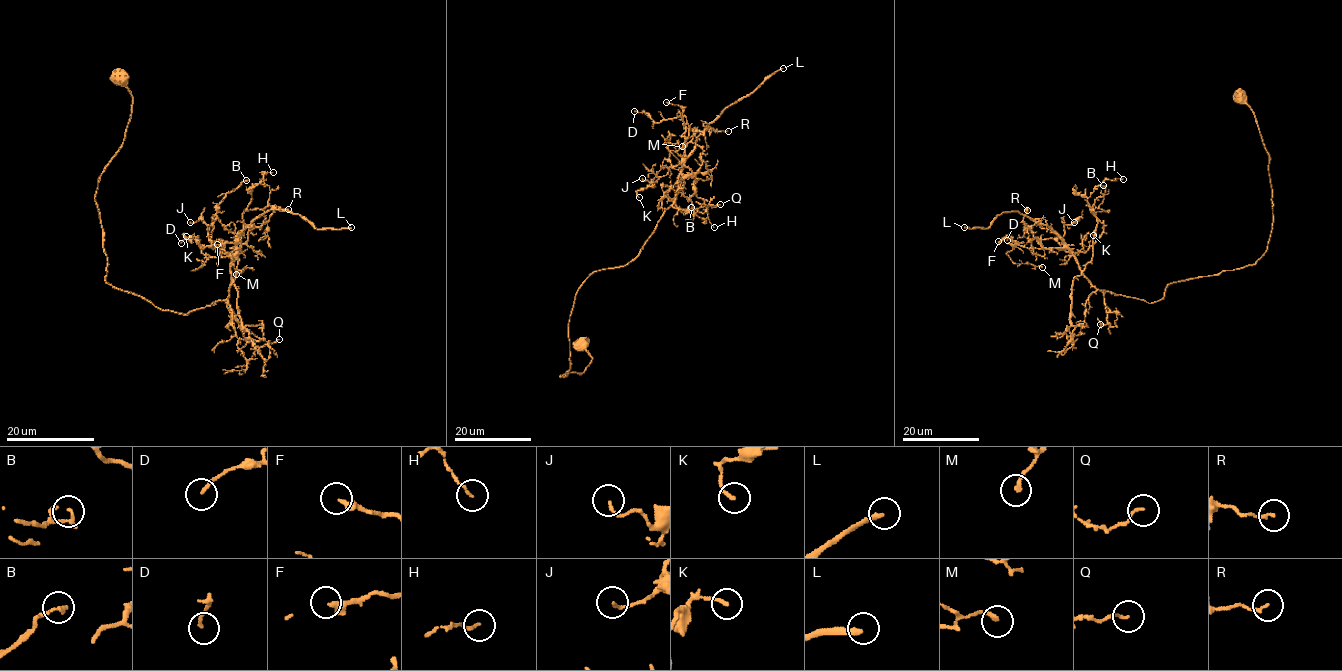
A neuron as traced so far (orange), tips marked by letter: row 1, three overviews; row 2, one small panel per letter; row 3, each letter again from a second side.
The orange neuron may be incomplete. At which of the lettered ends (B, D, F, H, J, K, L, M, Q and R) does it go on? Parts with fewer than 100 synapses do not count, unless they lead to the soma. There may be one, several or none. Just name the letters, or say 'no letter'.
L

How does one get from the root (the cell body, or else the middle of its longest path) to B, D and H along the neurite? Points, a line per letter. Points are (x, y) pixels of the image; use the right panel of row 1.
B: (1243, 95), (1271, 186), (1254, 263), (1173, 282), (1152, 303), (1098, 289), (1075, 254), (1103, 231), (1103, 185)
D: (1243, 95), (1271, 186), (1270, 240), (1254, 263), (1173, 282), (1149, 303), (1098, 289), (1066, 248), (1007, 240)
H: (1243, 95), (1271, 186), (1254, 263), (1173, 282), (1152, 303), (1098, 289), (1083, 273), (1087, 198), (1123, 179)

